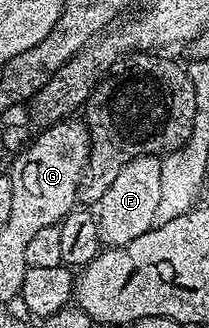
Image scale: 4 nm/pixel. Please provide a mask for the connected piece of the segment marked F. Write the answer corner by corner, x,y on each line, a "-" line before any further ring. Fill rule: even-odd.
143,155
125,163
119,175
97,203
97,217
102,239
112,247
126,245
150,231
161,206
161,164
158,156

